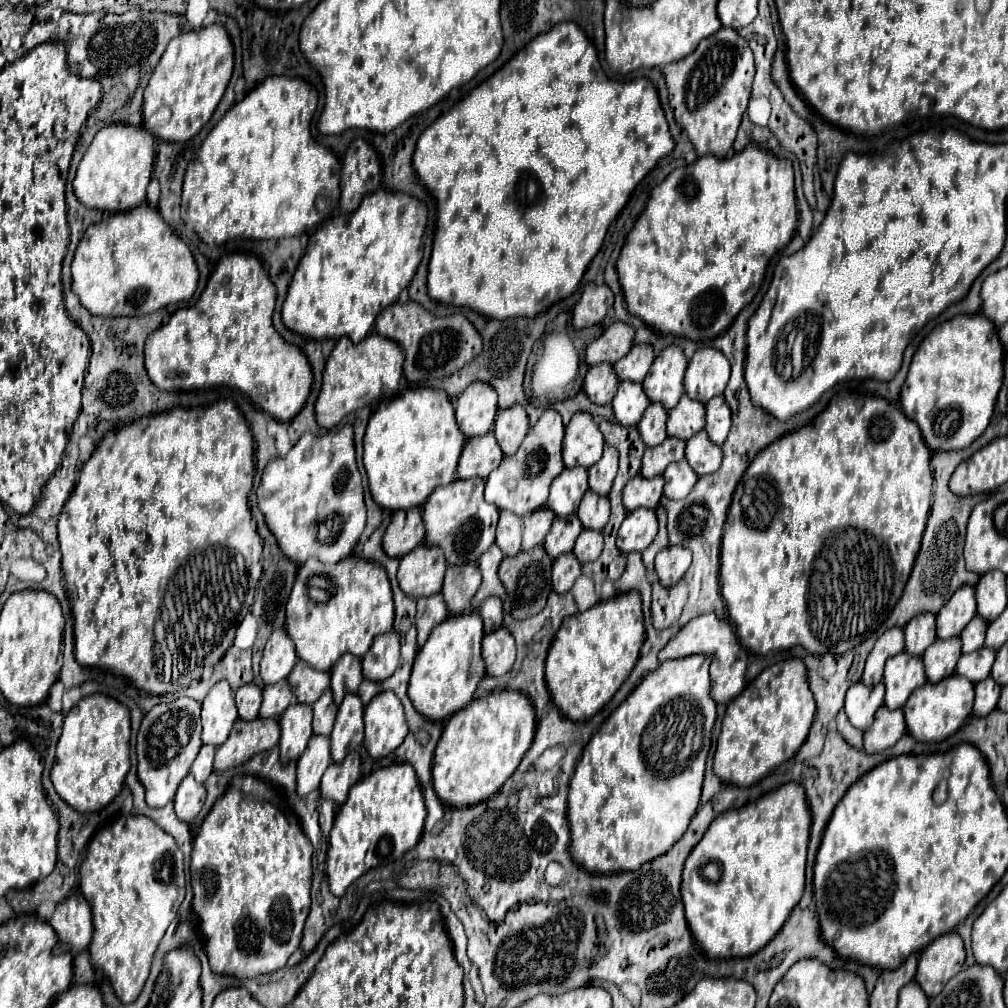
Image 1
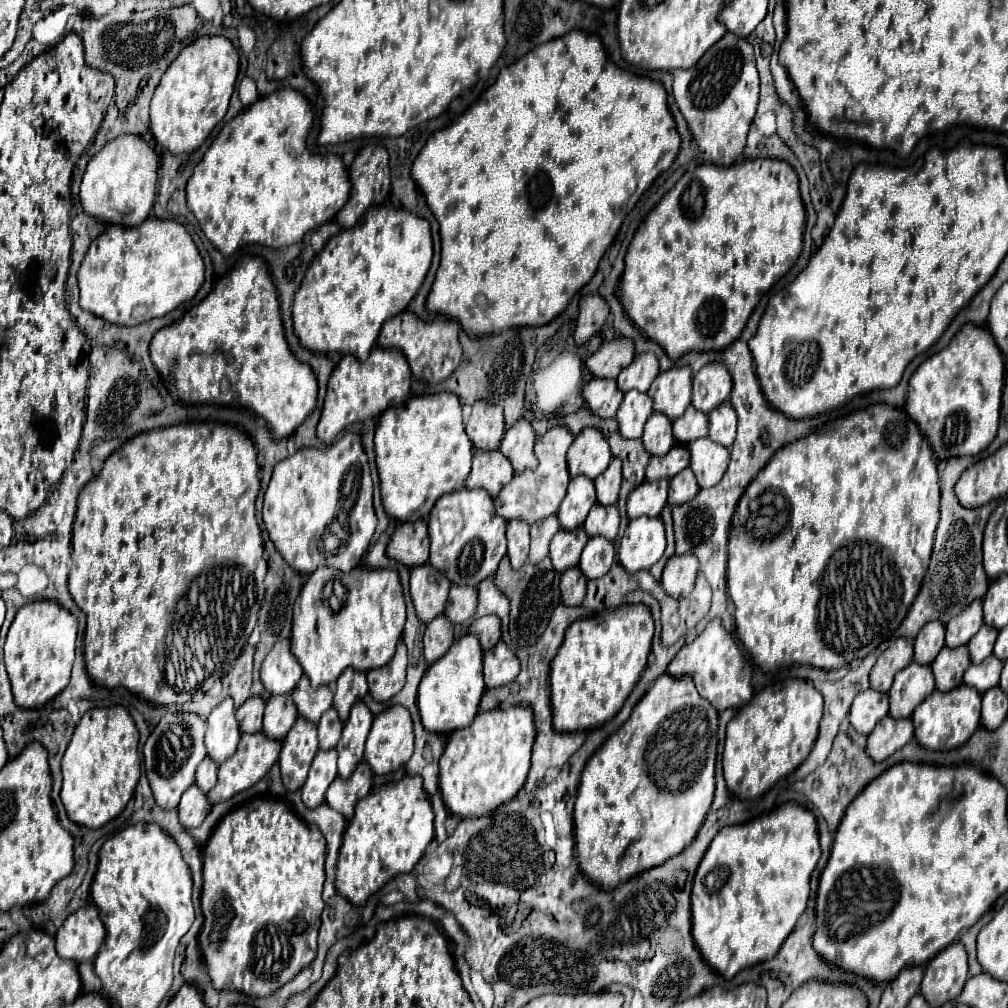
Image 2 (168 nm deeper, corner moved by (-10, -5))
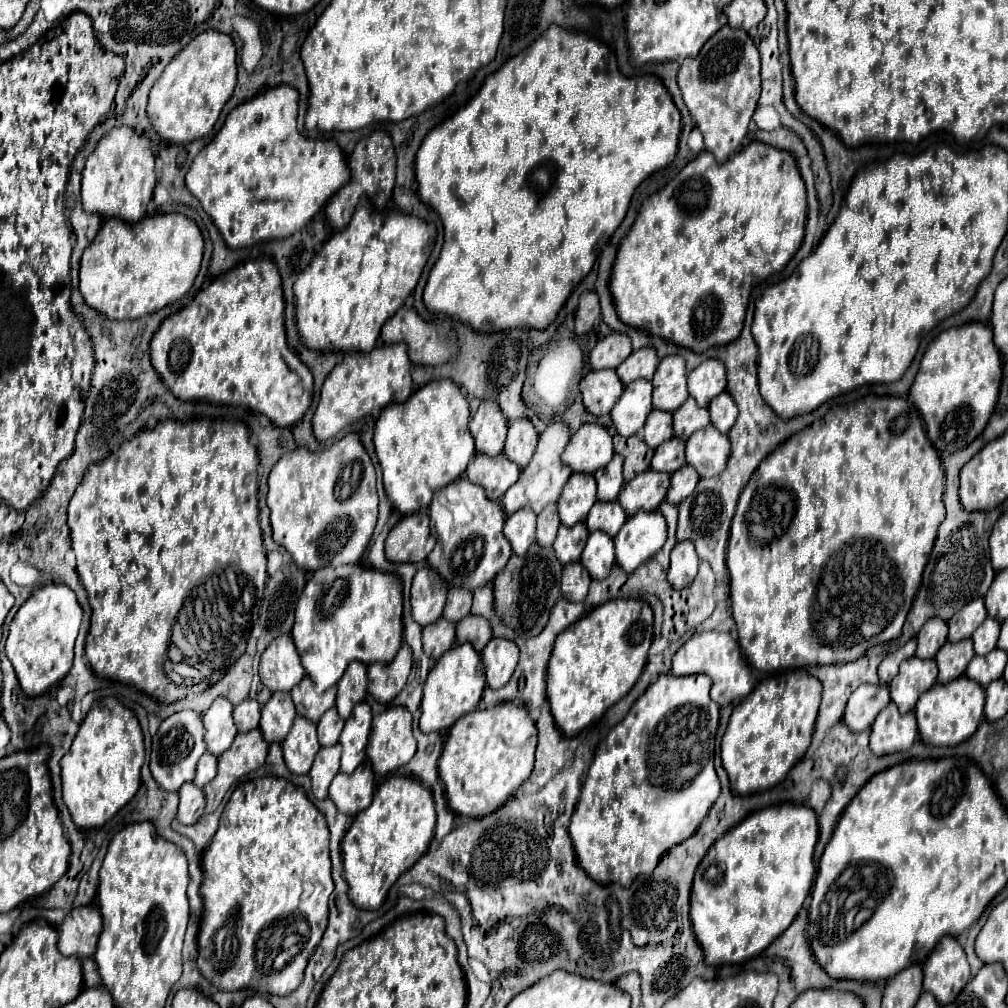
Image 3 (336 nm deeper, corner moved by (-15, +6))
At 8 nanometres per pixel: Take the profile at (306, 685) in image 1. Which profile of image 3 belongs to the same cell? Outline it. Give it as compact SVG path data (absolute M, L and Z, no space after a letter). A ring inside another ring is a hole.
M304 677L291 691L291 696L298 715L312 719L314 723L320 721L320 717L334 707L334 697L336 697L336 687L326 689L324 693L318 693L314 689L314 683Z

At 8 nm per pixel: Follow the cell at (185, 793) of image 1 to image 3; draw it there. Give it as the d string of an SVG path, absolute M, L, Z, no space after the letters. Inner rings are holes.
M184 783L180 787L180 807L178 807L178 821L182 825L196 823L204 813L204 791L194 783Z

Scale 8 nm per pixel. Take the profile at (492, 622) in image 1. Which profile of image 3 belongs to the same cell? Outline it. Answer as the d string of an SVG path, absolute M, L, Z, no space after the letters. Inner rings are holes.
M468 615L460 623L456 623L456 643L470 643L480 653L490 639L492 639L490 623L476 615Z

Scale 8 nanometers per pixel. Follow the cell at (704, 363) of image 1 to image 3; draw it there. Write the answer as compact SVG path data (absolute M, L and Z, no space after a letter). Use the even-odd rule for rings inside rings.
M706 359L692 373L688 373L688 391L700 407L708 407L710 401L726 389L724 365L716 359Z

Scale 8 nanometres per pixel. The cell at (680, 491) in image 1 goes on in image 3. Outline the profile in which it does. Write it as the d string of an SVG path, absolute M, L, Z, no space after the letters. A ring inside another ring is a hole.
M688 465L680 467L676 473L672 473L666 501L672 505L680 505L688 495L692 495L698 481L700 481L700 477L694 467L688 467Z

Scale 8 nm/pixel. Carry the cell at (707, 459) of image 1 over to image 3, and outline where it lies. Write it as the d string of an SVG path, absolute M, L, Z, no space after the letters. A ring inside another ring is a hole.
M708 425L696 431L686 441L686 463L692 465L700 477L714 477L726 467L730 443L724 433Z

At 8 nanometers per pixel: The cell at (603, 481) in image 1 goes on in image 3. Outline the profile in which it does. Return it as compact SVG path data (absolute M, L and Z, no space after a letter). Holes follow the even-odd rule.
M614 455L606 467L596 471L594 479L598 483L598 499L600 501L614 501L624 485L620 455Z

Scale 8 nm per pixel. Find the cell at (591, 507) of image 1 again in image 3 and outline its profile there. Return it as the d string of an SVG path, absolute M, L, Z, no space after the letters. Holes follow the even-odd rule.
M596 501L586 517L586 527L588 531L604 531L610 537L616 537L624 521L626 521L626 513L618 501L608 501L608 503Z

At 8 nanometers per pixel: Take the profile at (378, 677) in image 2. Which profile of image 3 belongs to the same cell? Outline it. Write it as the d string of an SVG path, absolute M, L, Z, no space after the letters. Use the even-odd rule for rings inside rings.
M404 643L390 665L370 665L368 667L368 695L378 703L390 703L406 685L408 671L412 667L412 653Z

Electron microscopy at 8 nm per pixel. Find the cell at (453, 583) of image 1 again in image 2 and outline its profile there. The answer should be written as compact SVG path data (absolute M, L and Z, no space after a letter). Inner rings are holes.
M453 584L449 590L449 600L445 606L445 616L453 624L465 624L473 618L477 610L477 588Z

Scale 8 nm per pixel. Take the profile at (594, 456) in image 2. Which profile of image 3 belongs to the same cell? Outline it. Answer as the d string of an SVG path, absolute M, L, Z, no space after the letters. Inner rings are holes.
M584 423L562 453L562 463L574 473L594 473L614 455L610 433L598 423Z

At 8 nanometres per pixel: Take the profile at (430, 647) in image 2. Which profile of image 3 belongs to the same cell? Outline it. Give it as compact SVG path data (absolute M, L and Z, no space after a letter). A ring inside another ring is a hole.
M444 617L422 629L424 653L434 661L438 661L454 645L454 641L456 641L454 625L448 623Z

